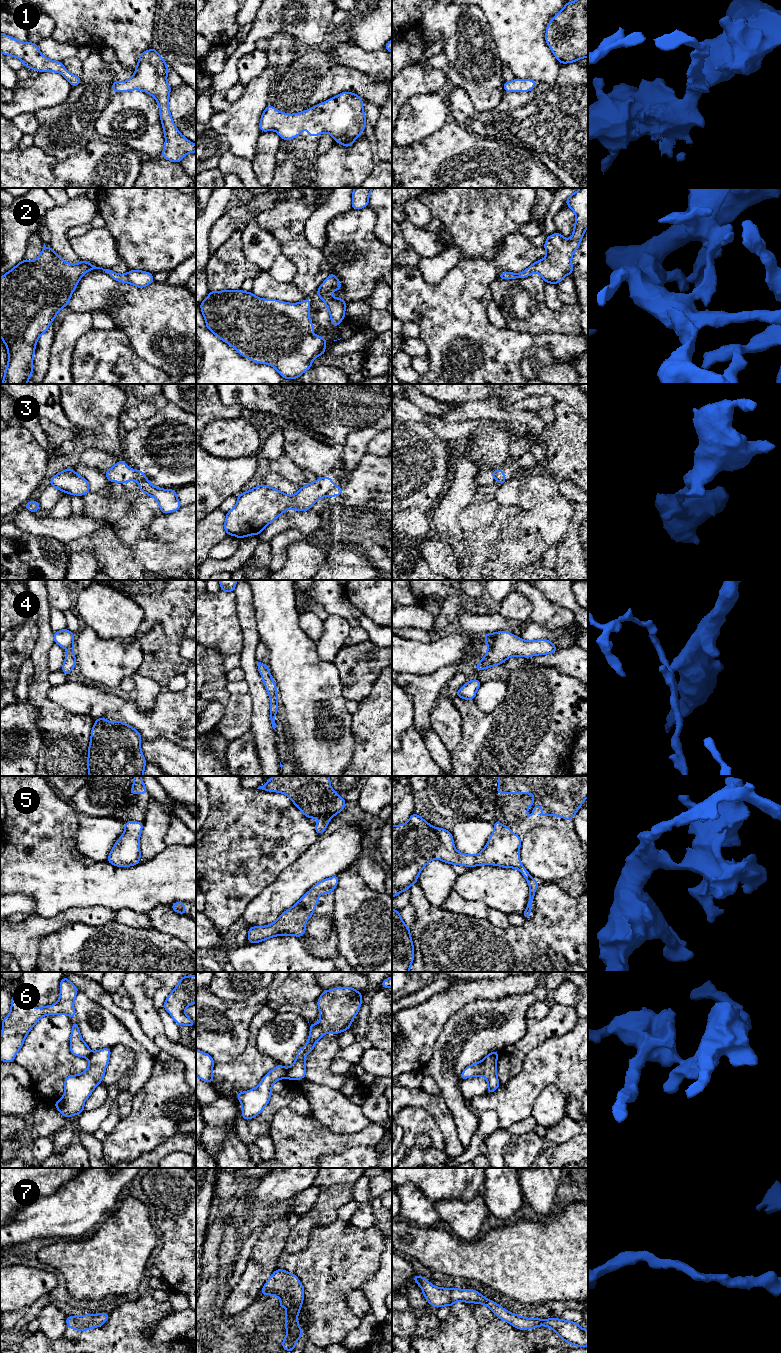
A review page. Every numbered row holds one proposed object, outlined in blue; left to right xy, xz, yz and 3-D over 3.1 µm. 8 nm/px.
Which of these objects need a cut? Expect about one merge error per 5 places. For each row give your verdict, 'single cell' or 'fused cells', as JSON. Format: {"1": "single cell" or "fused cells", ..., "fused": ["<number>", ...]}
{"1": "single cell", "2": "single cell", "3": "fused cells", "4": "single cell", "5": "single cell", "6": "fused cells", "7": "single cell", "fused": ["3", "6"]}

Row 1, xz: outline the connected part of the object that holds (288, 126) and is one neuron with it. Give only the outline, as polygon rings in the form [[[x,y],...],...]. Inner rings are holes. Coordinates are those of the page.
[[[342,92],[308,110],[287,114],[269,104],[261,115],[261,132],[276,131],[283,140],[299,136],[307,128],[309,137],[329,133],[337,143],[350,147],[363,133],[367,119],[363,100],[352,92]]]

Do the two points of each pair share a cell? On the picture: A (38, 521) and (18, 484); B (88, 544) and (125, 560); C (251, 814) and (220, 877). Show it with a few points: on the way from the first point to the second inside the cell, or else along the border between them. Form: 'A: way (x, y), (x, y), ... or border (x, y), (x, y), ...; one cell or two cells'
A: border (24, 506), (15, 512); two cells
B: way (97, 544), (102, 544), (116, 558); one cell
C: way (251, 830), (248, 839), (232, 858), (232, 861); one cell

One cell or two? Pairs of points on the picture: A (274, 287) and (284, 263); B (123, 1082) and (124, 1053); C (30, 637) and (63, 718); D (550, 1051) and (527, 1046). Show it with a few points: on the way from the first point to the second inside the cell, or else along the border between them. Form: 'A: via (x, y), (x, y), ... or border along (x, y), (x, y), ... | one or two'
A: border along (266, 273), (277, 281), (290, 283) | two
B: border along (133, 1066), (113, 1083) | two
C: border along (37, 623), (37, 641), (29, 658) | two
D: border along (556, 1038), (550, 1038), (535, 1046), (521, 1067) | two

